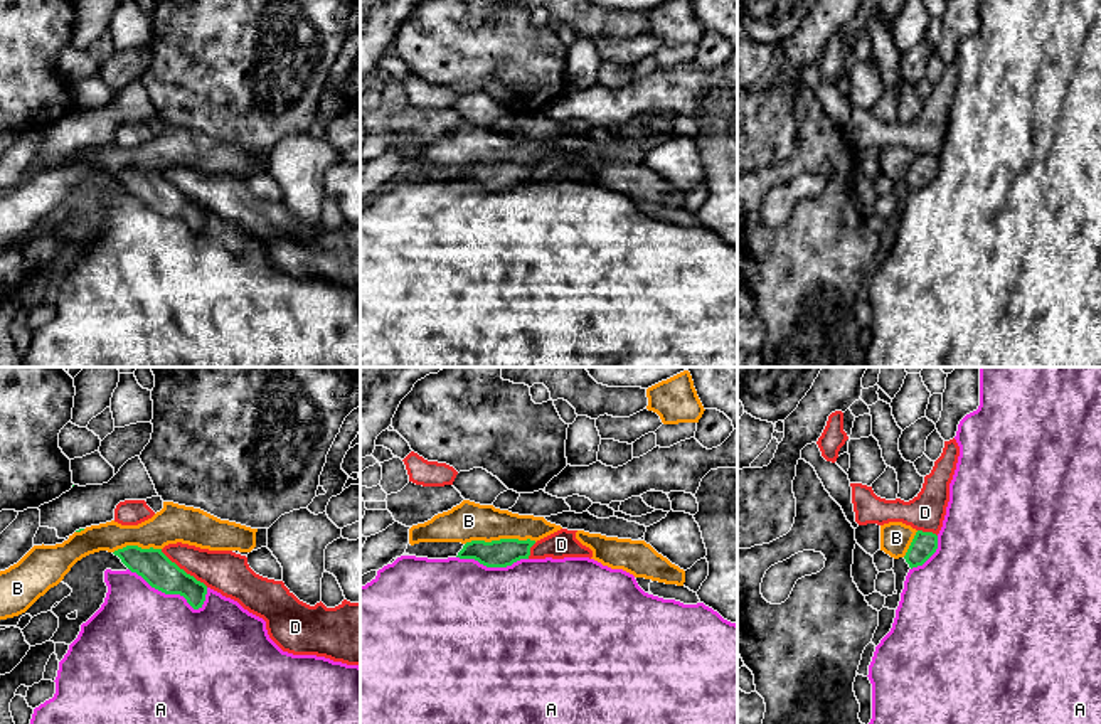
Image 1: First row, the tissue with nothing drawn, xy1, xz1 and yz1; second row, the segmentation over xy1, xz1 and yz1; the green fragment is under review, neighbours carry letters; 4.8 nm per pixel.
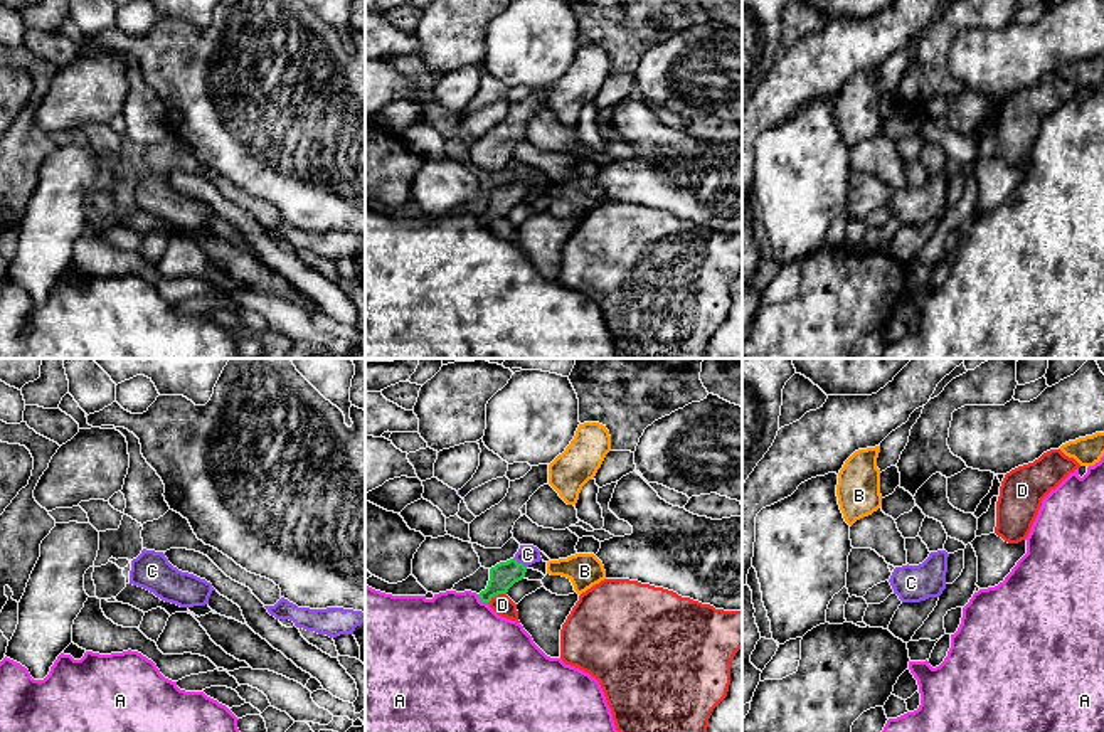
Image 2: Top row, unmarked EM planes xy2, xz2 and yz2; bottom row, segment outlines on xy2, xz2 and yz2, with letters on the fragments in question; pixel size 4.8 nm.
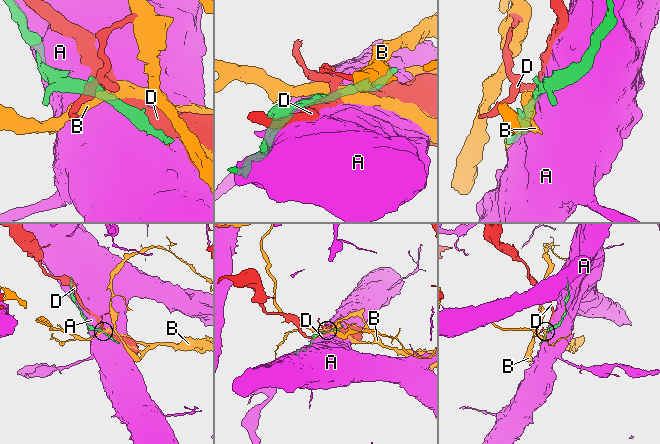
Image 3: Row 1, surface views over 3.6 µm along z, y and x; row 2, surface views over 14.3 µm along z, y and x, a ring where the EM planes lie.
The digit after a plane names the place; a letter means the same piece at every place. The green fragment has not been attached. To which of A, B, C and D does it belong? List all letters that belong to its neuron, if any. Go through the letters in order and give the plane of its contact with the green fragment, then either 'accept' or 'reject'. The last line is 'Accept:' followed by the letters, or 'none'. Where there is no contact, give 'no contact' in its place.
A: contact in xy1; reject
B: contact in xz1; reject
C: contact in xz2; accept
D: contact in xy1; reject
Accept: C

